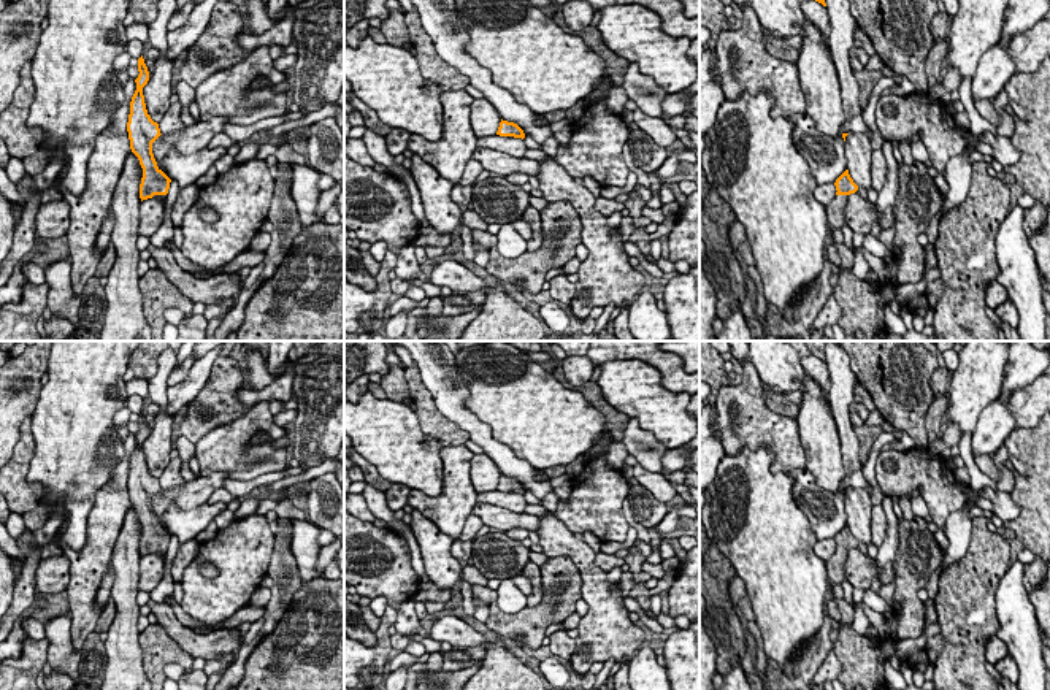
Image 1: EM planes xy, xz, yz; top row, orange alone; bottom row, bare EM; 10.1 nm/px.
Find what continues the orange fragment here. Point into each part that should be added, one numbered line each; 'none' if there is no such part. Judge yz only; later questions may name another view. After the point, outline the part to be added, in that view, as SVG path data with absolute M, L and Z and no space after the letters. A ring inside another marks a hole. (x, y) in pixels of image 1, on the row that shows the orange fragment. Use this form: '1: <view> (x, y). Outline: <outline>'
1: yz (835, 211). Outline: M836 195L834 200L826 205L826 217L831 225L831 233L842 228L844 225L844 208L847 205L849 195Z

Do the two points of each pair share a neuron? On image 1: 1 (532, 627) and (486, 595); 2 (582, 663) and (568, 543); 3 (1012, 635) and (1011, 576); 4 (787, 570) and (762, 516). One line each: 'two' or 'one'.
1: two
2: one
3: one
4: one

